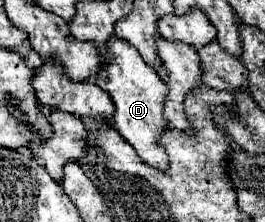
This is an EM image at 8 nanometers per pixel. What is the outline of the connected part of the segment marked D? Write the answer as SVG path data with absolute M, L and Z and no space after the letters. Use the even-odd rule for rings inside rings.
M111 38L107 52L105 52L105 68L95 76L95 84L103 88L111 100L117 106L117 112L113 116L117 132L127 140L141 160L153 168L167 170L169 158L167 152L163 152L159 140L161 134L169 130L167 118L163 118L163 98L167 98L167 86L159 78L159 74L141 58L141 54L125 40Z

